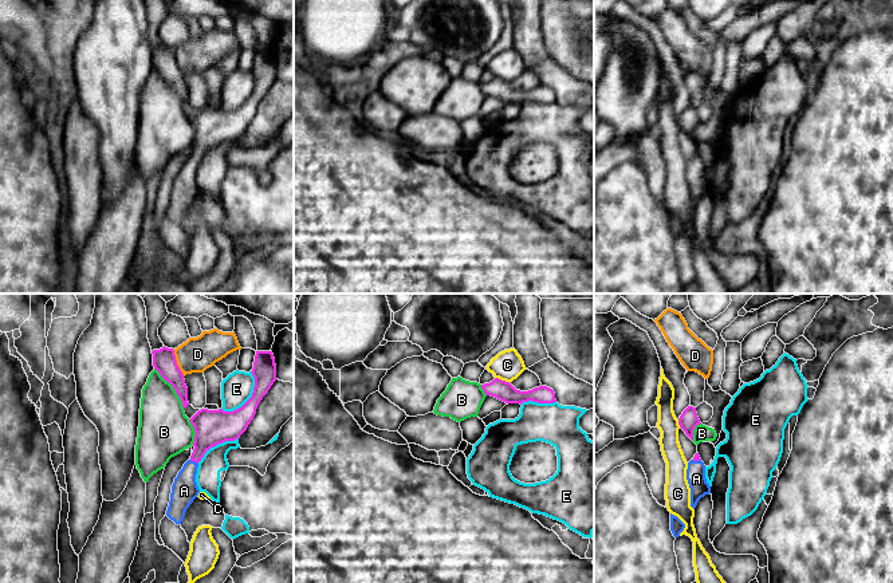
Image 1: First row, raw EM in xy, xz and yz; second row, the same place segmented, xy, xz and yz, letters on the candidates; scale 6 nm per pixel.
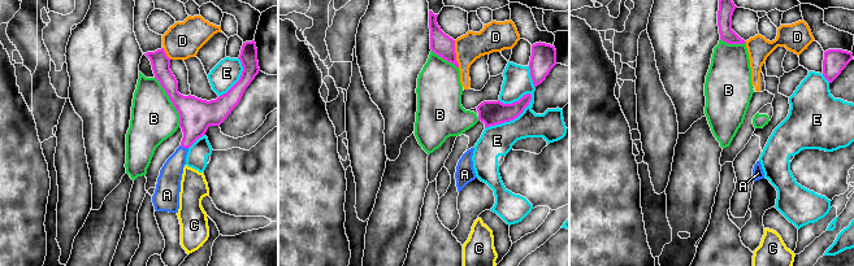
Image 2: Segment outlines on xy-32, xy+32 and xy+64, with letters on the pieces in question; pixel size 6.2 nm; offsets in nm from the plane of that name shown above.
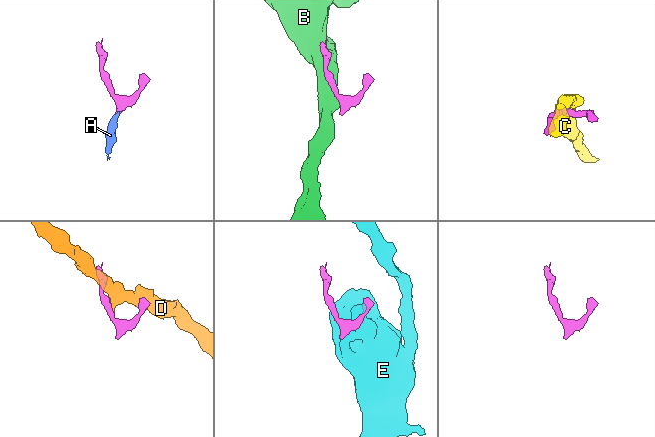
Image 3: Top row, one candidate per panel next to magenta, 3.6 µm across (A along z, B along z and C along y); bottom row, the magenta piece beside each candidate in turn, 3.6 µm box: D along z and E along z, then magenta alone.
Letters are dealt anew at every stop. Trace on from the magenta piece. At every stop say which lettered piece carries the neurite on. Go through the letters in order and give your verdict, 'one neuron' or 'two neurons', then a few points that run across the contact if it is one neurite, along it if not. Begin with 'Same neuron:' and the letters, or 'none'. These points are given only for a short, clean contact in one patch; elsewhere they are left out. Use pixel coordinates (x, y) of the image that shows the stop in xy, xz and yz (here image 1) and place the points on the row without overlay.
Same neuron: A
A: one neuron | xy (212, 126), (195, 161), (187, 174), (184, 190)
B: two neurons
C: two neurons | xz (495, 77), (508, 82)
D: two neurons | xy (173, 50), (176, 63), (184, 75)
E: two neurons

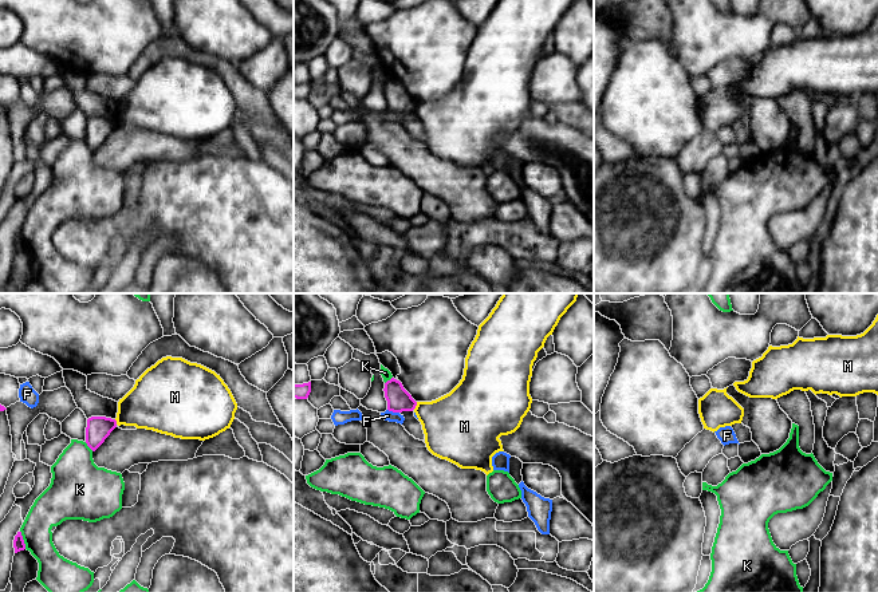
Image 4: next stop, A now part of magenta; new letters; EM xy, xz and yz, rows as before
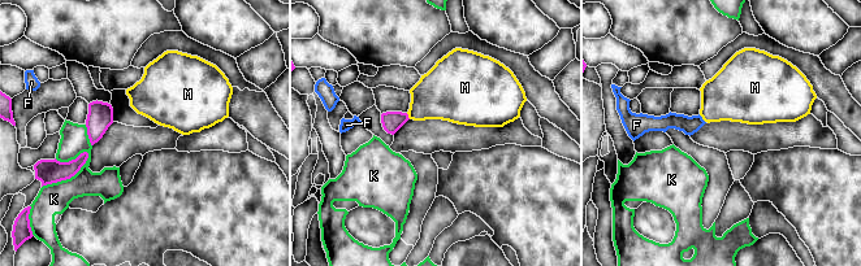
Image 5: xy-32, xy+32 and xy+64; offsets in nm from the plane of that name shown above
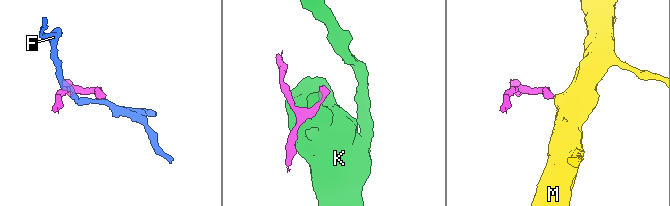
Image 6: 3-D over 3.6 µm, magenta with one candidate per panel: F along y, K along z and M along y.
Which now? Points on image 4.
Same neuron: none
F: two neurons | xz (388, 109), (398, 113)
K: two neurons
M: two neurons | xz (417, 102), (413, 109)

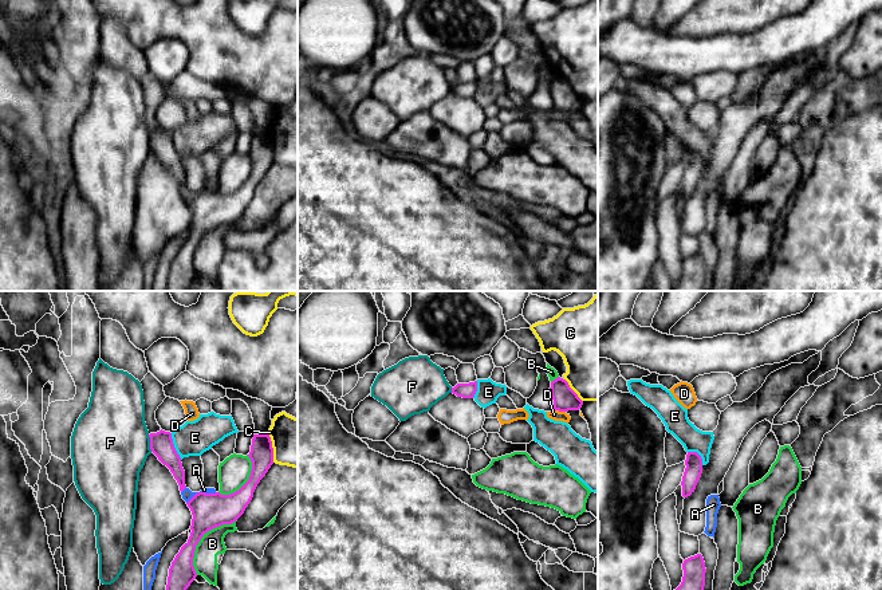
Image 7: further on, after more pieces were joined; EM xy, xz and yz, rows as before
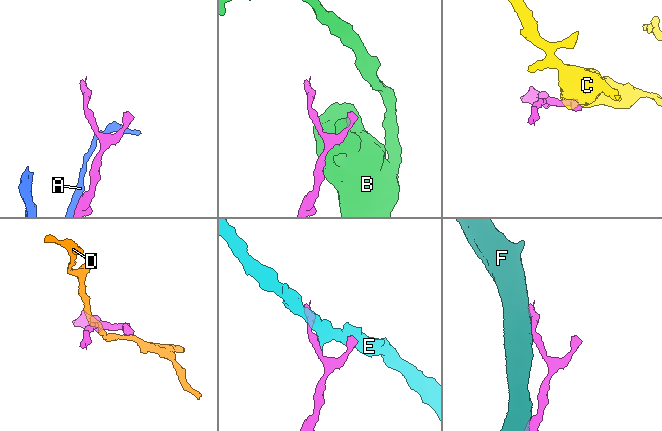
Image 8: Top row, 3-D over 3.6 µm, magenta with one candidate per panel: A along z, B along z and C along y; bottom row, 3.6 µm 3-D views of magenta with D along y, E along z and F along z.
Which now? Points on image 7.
Same neuron: none
A: two neurons
B: two neurons
C: two neurons | xy (268, 133), (272, 141), (274, 161)
D: two neurons | xz (554, 107), (564, 111)
E: two neurons | xy (170, 133), (173, 146), (181, 158)
F: two neurons

